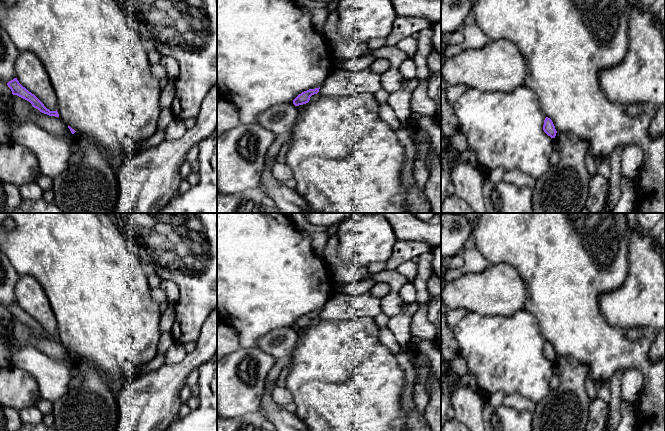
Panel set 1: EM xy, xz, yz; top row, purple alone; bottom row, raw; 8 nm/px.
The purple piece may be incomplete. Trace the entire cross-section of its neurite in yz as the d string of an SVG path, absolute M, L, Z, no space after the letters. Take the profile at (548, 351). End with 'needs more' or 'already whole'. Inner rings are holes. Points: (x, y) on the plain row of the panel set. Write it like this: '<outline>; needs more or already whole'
M546 341L544 344L543 354L548 360L555 362L557 355L552 344L548 341Z; already whole

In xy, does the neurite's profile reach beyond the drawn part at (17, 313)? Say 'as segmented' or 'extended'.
as segmented

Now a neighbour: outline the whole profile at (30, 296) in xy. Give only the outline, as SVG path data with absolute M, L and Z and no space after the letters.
M20 277L15 288L15 299L19 307L34 318L47 333L57 334L55 314L42 285L35 277Z

